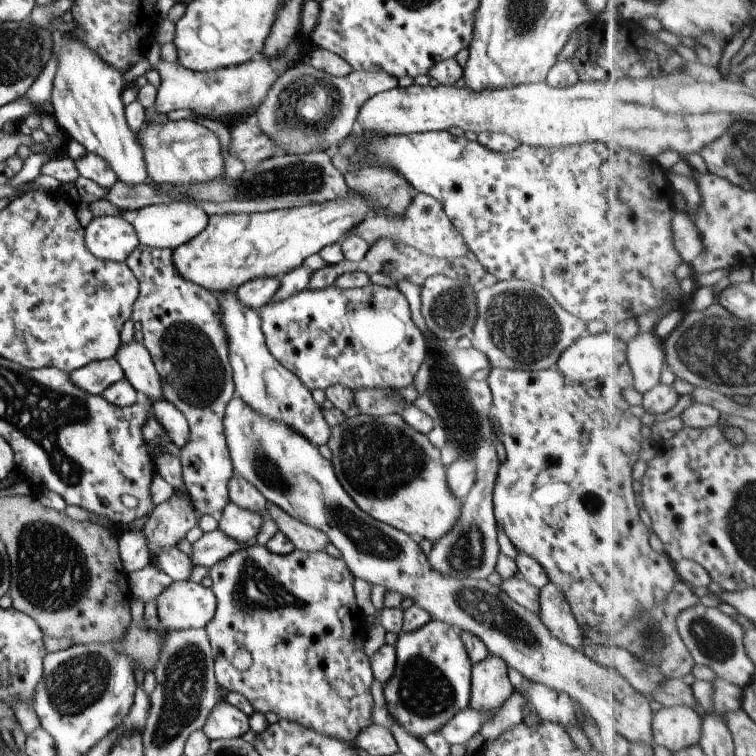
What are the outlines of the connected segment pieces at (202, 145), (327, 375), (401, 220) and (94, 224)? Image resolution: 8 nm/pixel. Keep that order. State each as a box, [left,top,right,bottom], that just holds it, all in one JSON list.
[[137,117,228,187],[258,284,428,392],[348,193,469,259],[85,216,139,262]]

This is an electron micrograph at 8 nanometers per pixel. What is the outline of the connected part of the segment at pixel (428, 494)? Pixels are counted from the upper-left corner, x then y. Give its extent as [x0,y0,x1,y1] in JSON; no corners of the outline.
[327,413,462,543]

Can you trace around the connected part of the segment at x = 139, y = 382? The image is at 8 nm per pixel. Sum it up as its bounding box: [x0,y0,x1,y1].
[114,340,163,401]

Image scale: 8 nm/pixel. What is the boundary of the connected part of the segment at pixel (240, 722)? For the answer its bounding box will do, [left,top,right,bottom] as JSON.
[201,700,249,740]

